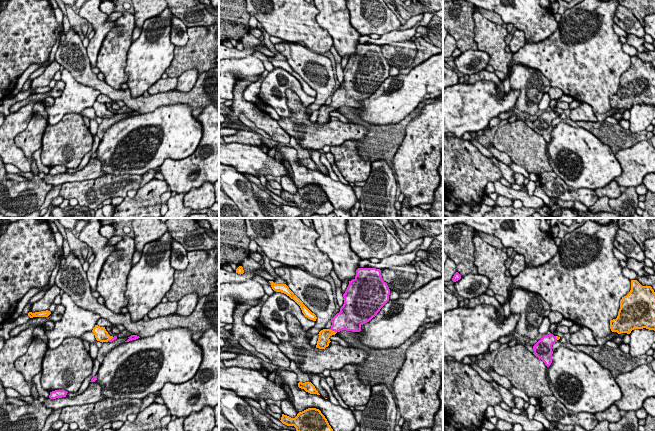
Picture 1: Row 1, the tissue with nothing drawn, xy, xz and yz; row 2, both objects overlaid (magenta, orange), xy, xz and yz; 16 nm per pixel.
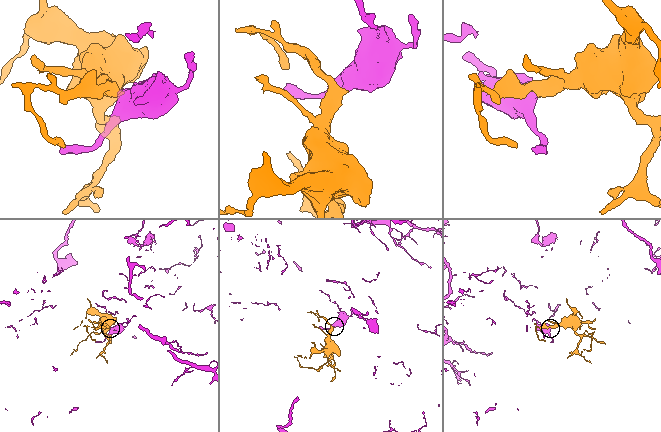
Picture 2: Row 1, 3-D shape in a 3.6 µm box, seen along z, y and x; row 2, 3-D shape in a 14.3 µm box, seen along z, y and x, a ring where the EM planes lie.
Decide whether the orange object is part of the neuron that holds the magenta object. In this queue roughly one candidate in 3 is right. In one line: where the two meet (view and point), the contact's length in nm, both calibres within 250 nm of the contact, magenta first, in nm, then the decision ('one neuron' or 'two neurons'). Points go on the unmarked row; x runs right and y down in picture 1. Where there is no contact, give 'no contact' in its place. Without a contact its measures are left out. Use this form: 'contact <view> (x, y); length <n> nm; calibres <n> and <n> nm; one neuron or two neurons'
contact xz (333, 106); length 140 nm; calibres 320 and 190 nm; one neuron

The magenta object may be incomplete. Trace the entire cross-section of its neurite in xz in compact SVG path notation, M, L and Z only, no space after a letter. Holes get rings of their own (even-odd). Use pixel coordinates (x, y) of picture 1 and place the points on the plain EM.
M358 44L343 70L344 80L332 95L330 105L319 108L316 124L329 122L330 113L342 106L360 108L361 102L377 91L389 77L390 65L382 56L381 46Z

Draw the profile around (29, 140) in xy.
M34 115L27 128L17 134L14 141L27 158L31 158L33 153L42 147L42 137L47 127L47 119L42 115Z

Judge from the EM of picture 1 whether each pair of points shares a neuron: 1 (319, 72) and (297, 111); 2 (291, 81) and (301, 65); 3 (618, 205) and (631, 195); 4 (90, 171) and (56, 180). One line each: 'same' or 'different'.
1: different
2: different
3: same
4: same

